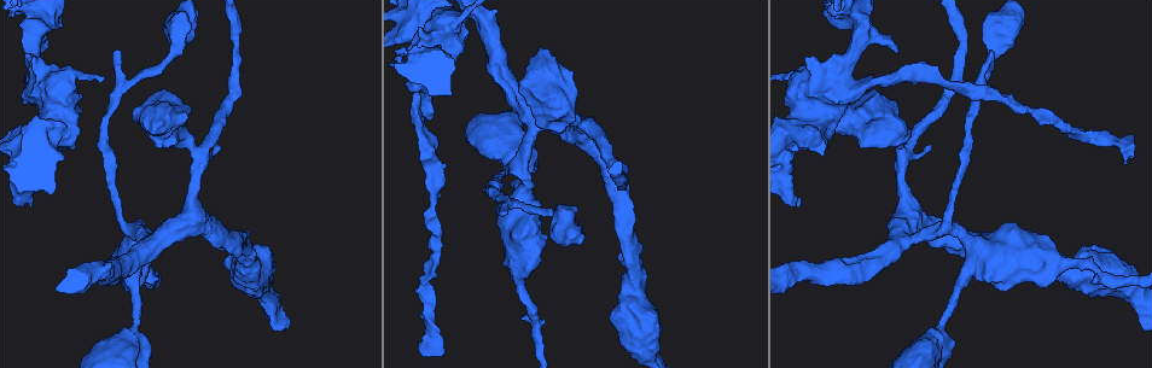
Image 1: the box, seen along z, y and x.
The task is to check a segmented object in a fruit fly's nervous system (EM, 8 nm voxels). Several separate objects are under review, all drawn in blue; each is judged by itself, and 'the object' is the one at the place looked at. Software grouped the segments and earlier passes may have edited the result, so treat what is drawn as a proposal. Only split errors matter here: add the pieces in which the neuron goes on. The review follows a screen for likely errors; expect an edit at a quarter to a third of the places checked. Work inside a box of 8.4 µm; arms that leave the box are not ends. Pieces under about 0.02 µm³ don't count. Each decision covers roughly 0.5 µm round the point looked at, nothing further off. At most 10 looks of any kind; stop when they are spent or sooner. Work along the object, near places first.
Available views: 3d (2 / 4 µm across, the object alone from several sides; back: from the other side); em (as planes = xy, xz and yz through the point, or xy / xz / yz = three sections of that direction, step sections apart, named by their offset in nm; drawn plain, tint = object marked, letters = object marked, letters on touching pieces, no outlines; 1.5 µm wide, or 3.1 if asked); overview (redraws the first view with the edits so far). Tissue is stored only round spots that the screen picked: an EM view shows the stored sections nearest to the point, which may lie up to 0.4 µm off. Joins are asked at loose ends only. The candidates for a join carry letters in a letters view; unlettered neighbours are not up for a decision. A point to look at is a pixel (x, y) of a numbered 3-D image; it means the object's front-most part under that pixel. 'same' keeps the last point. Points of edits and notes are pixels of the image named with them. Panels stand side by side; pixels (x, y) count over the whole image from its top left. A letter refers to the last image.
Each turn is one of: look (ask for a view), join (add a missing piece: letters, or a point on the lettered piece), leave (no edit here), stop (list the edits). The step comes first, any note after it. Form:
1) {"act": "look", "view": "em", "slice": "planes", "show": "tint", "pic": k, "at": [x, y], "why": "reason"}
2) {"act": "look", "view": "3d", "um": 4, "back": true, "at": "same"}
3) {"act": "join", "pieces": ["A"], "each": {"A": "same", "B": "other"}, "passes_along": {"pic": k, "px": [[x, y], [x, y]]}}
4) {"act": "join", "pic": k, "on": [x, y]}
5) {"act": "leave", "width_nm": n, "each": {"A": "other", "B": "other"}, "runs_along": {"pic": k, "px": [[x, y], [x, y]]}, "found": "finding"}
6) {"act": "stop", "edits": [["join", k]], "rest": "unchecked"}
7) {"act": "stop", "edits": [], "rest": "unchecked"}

{"act": "look", "view": "3d", "um": 2, "pic": 1, "at": [42, 50], "why": "an open end"}

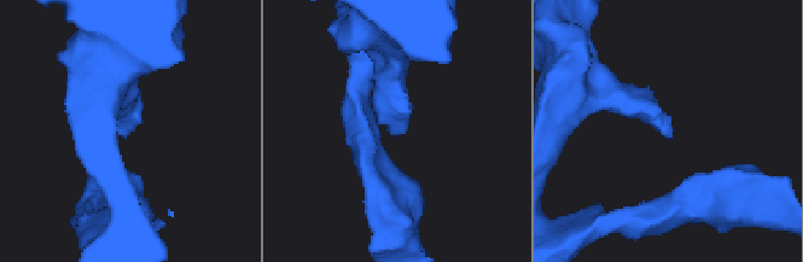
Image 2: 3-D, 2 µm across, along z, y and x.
{"act": "look", "view": "em", "slice": "planes", "show": "letters", "pic": 2, "at": [401, 129], "why": "need the tissue"}

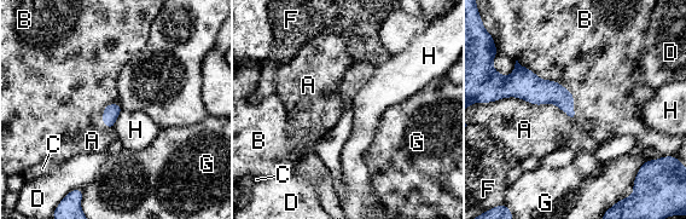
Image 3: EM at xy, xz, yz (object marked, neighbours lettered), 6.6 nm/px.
{"act": "leave", "longest_contact_nm": ["A", 480], "each": {"A": "other", "B": "other", "C": "other", "D": "other", "F": "other", "G": "other", "H": "other"}, "found": "no lettered piece goes on from it"}

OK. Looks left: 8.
{"act": "look", "view": "3d", "um": 2, "pic": 1, "at": [32, 58], "why": "thick end"}

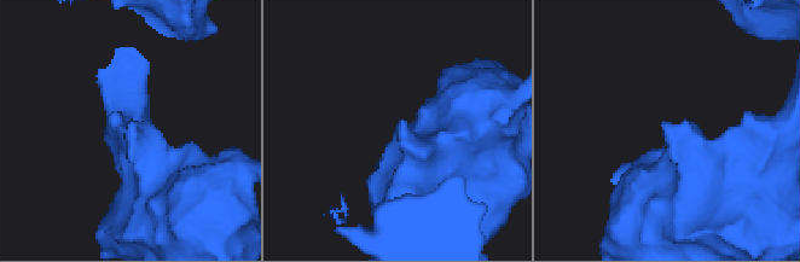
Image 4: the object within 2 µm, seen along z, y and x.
{"act": "look", "view": "em", "slice": "xy", "step": 4, "show": "tint", "pic": 4, "at": [397, 123]}

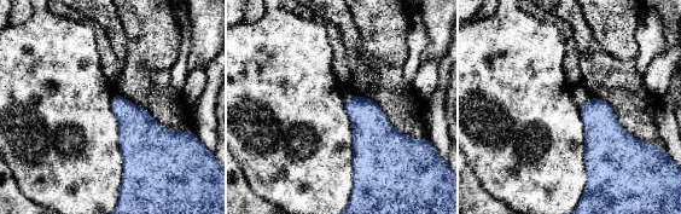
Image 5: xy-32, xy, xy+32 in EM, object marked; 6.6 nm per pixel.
{"act": "look", "view": "em", "slice": "planes", "show": "letters", "at": "same", "why": "another direction"}

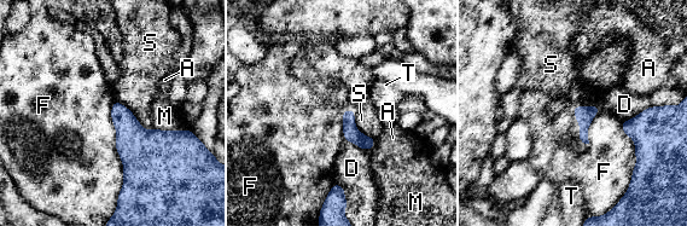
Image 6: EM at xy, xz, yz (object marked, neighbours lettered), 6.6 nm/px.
{"act": "leave", "each": {"A": "other", "D": "other", "F": "other", "M": "other", "S": "other", "T": "other"}, "border": {"pic": 6, "px": [[114, 99], [120, 192]]}, "found": "none of them fits"}

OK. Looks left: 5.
{"act": "look", "view": "em", "slice": "planes", "show": "letters", "pic": 1, "at": [29, 207], "why": "thick end"}

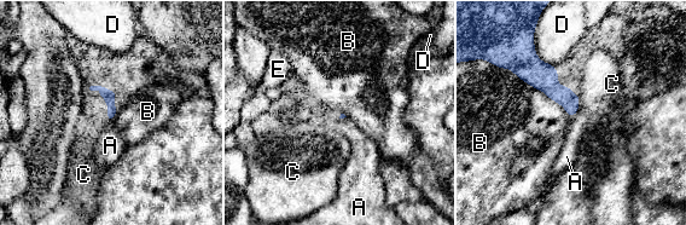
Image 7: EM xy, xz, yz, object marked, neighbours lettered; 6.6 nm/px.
{"act": "leave", "each": {"A": "other", "B": "other", "C": "other", "D": "other", "E": "other"}, "border": {"pic": 7, "px": [[579, 110], [571, 117]]}, "found": "no lettered piece goes on from it"}

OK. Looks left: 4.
{"act": "look", "view": "3d", "um": 4, "pic": 1, "at": [992, 50], "why": "thin end"}

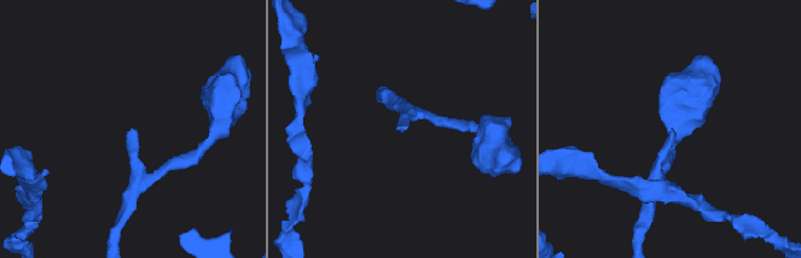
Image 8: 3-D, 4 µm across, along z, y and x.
{"act": "look", "view": "em", "slice": "yz", "step": 4, "show": "letters", "pic": 8, "at": [403, 129]}

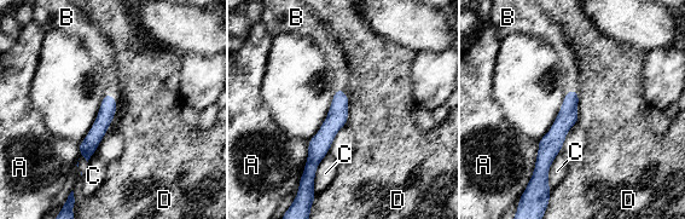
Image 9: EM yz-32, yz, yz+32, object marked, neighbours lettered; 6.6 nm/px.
{"act": "look", "view": "em", "slice": "planes", "show": "letters", "at": "same"}

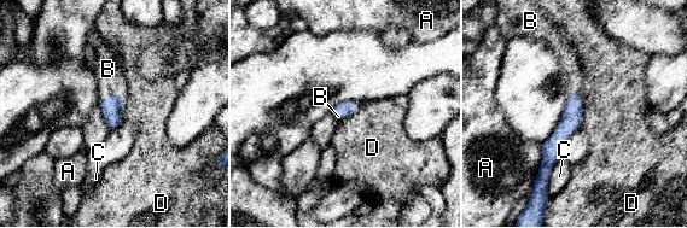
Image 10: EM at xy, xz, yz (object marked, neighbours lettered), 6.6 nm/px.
{"act": "join", "pieces": ["B"], "width_nm": 100, "longest_contact_nm": ["A", 280], "each": {"A": "other", "B": "same", "C": "other", "D": "other"}, "found": "the neuron continues"}

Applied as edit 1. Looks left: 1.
{"act": "stop", "edits": [["join", 10]], "rest": "unchecked"}

